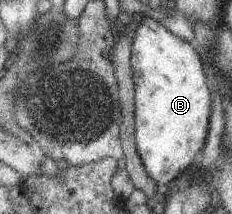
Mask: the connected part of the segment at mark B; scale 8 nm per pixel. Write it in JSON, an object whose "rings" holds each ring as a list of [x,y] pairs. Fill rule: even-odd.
{"rings":[[[142,17],[133,27],[129,63],[134,85],[133,135],[136,152],[139,154],[146,174],[153,178],[156,184],[168,185],[172,179],[176,179],[184,170],[188,170],[199,158],[204,139],[208,134],[212,94],[208,90],[201,60],[194,44],[174,36],[151,17]]]}

